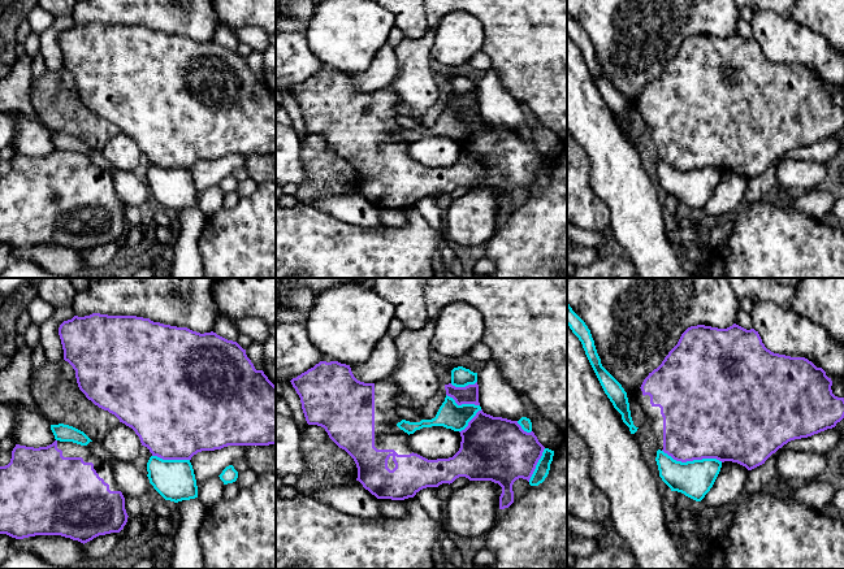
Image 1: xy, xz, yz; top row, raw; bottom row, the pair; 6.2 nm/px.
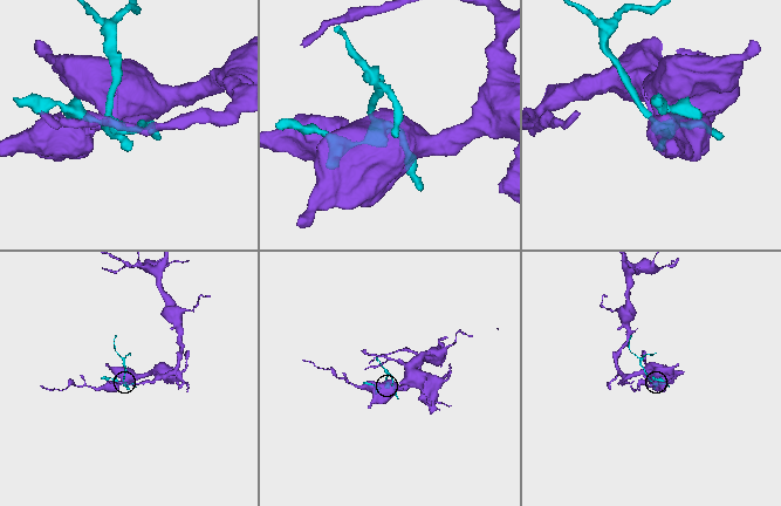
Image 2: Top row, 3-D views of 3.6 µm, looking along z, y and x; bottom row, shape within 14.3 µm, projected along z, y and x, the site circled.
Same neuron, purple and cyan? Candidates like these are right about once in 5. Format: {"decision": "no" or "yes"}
{"decision": "no"}

